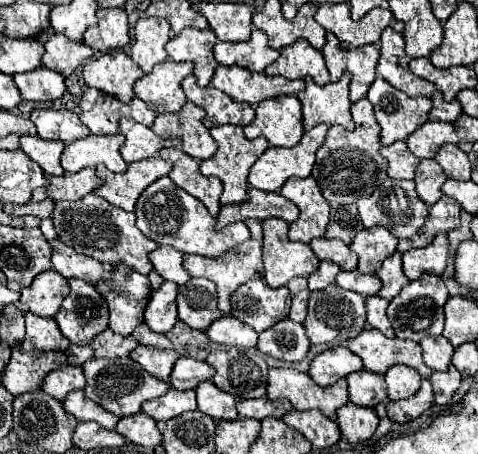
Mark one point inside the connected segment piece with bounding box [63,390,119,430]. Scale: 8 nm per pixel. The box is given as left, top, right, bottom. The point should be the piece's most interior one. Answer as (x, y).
(82, 409)

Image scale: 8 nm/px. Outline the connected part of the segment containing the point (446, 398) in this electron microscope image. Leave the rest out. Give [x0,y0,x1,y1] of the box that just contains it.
[429,366,461,406]

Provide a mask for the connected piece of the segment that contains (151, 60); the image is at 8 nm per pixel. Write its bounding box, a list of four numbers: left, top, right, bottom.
[131,18,169,72]

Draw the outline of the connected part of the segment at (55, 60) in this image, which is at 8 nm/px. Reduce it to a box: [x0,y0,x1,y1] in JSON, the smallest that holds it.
[43,34,93,76]

